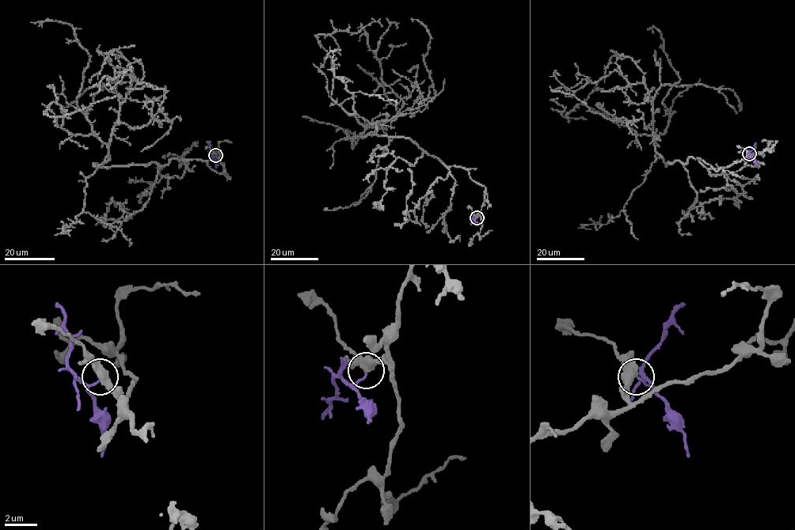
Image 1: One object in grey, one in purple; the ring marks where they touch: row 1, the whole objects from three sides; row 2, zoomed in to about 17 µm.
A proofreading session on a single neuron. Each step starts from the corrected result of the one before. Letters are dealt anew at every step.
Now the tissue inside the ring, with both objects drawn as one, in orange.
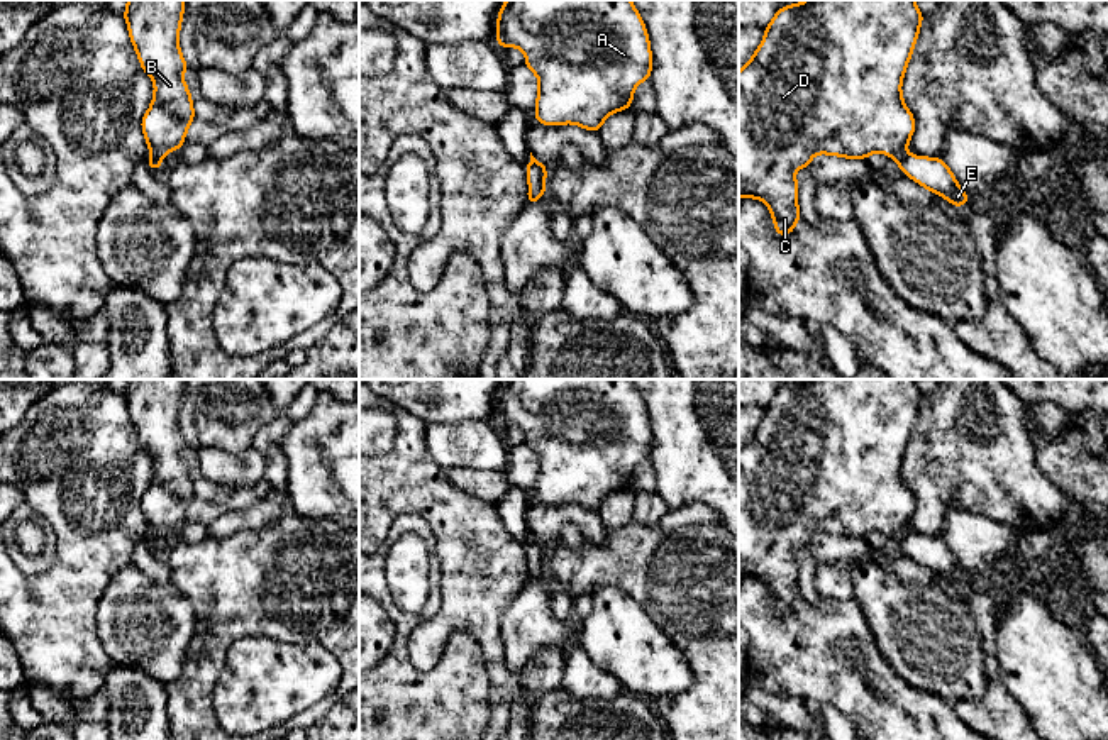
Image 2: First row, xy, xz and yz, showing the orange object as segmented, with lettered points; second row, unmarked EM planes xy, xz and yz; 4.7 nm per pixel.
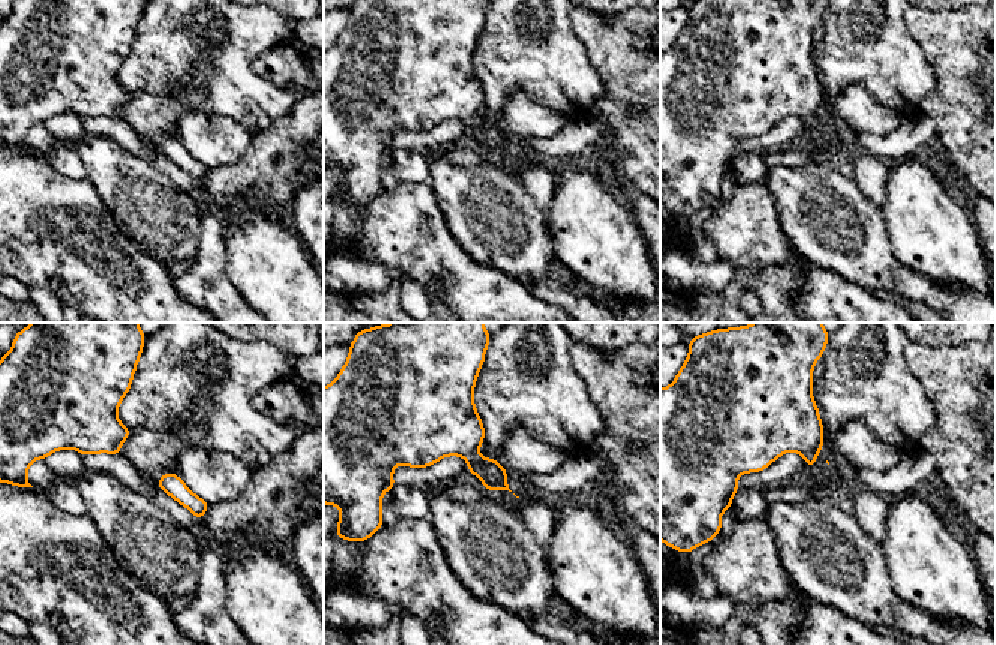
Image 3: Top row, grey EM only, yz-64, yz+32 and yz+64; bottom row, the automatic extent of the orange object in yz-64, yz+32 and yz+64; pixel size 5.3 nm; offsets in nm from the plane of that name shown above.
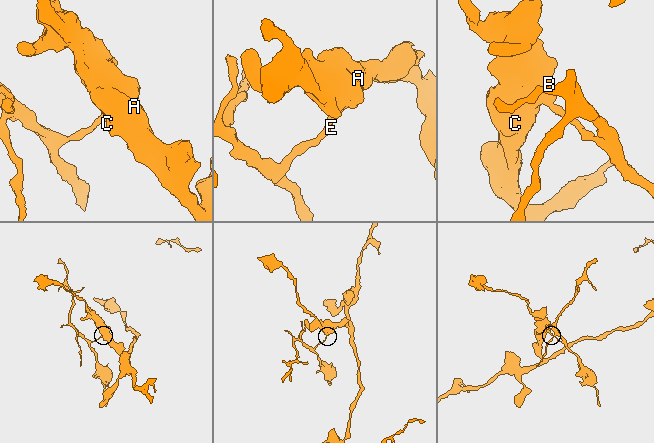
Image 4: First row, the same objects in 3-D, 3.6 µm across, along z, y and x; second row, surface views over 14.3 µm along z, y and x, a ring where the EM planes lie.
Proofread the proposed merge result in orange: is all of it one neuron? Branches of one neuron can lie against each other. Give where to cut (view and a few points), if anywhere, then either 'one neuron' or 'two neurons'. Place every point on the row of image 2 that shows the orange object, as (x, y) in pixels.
cut xy (151, 154), (160, 158); two neurons

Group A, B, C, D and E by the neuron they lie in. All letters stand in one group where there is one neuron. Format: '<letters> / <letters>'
A B C D / E

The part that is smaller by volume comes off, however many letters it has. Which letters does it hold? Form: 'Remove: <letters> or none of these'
Remove: E

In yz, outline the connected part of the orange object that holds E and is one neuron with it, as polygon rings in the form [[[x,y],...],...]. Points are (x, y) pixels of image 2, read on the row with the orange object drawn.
[[[905,154],[896,164],[908,178],[944,196],[956,208],[971,202],[942,157]]]

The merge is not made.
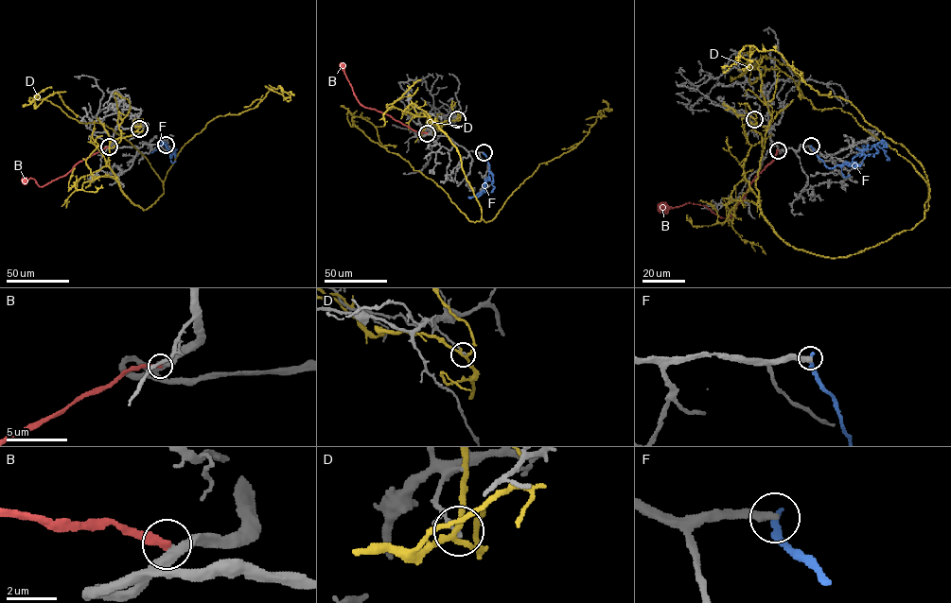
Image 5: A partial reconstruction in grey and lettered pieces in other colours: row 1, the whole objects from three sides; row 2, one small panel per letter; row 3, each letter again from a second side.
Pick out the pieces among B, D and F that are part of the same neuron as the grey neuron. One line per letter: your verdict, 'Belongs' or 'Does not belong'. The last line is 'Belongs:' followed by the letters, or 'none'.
B: Belongs
D: Does not belong
F: Does not belong
Belongs: B

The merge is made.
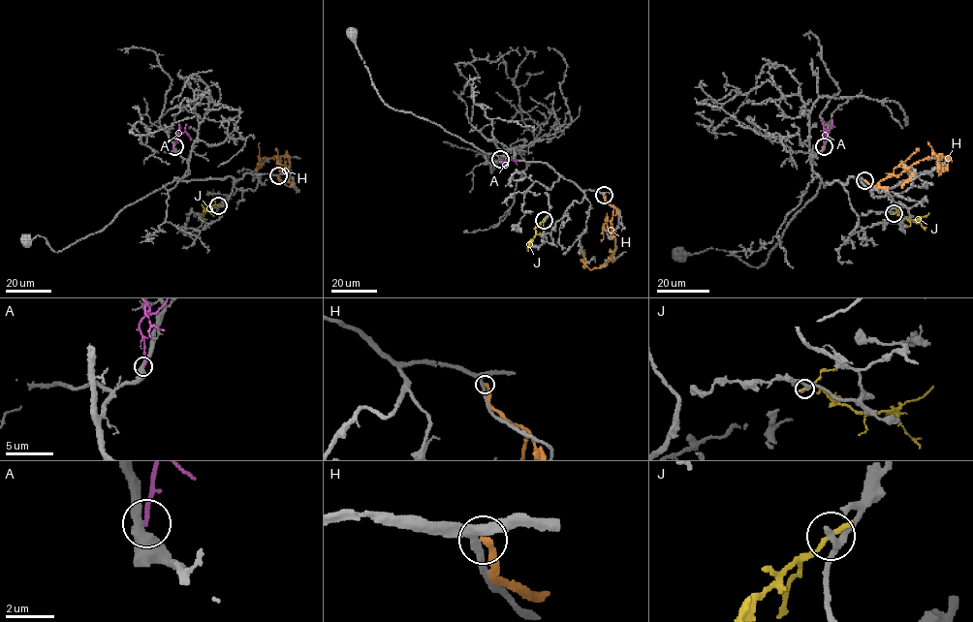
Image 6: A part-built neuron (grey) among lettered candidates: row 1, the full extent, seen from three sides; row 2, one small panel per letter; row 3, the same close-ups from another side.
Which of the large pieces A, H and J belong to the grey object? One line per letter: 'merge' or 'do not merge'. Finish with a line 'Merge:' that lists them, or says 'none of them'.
A: do not merge
H: do not merge
J: do not merge
Merge: none of them

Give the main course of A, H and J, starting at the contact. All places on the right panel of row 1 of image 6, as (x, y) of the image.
A: (824, 146), (824, 130), (830, 137)
H: (865, 180), (876, 185), (888, 176), (898, 175), (933, 153), (950, 158), (943, 170), (927, 141)
J: (894, 214), (913, 220), (929, 212)

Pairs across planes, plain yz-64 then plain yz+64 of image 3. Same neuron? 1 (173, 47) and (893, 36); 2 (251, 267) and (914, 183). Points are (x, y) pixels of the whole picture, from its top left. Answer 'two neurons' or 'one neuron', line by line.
1: one neuron
2: one neuron

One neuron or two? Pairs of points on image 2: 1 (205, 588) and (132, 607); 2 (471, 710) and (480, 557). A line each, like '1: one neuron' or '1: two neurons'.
1: two neurons
2: two neurons

